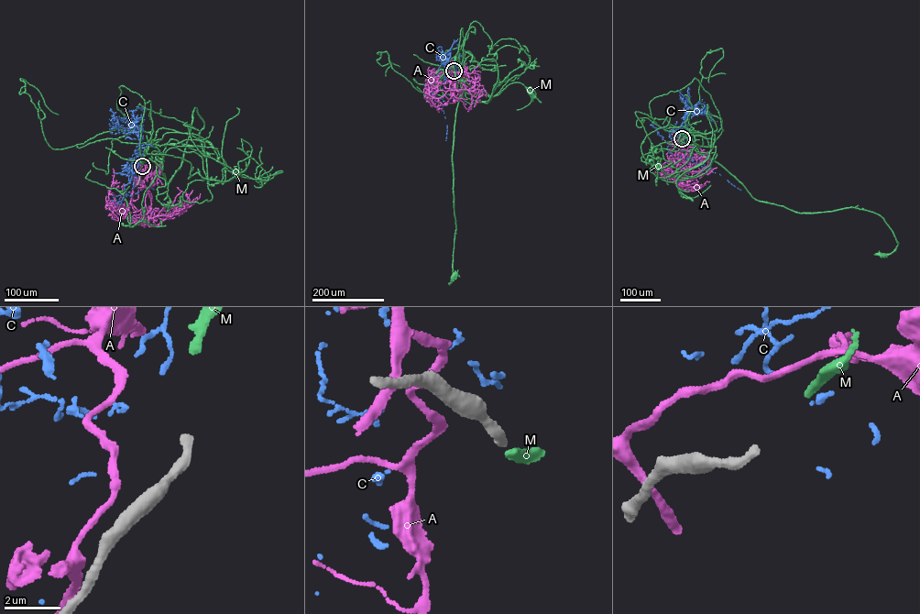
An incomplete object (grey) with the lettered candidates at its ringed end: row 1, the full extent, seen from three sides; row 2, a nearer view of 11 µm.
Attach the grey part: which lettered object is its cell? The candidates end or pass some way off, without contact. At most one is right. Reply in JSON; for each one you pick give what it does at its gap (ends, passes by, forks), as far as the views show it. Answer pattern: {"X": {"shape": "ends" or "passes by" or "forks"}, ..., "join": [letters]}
{"M": {"shape": "ends"}, "join": ["M"]}

